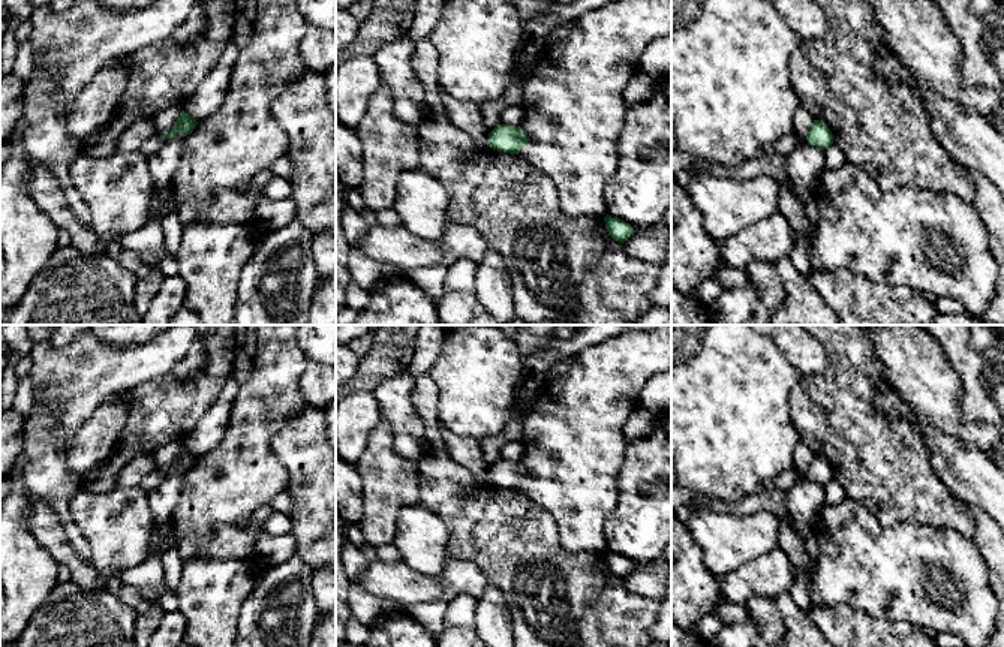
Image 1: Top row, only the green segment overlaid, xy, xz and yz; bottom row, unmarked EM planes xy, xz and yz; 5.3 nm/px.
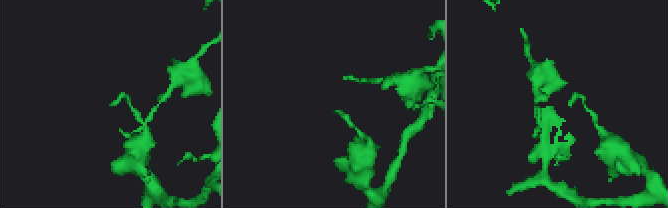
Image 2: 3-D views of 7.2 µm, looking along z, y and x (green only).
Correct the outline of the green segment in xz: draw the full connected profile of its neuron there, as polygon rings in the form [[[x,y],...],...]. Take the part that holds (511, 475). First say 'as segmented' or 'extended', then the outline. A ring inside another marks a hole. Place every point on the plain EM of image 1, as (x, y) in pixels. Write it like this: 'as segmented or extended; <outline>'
as segmented; [[[499,460],[489,469],[490,484],[509,490],[518,490],[527,476],[527,467],[520,461]]]

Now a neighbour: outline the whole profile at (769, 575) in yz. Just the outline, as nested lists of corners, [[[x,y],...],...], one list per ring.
[[[776,548],[719,580],[721,596],[733,604],[746,604],[752,596],[773,598],[790,593],[793,565],[788,556]]]

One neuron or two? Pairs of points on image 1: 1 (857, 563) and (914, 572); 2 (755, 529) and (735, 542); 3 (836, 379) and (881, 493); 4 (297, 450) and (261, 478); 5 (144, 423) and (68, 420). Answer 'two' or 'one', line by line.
1: one
2: one
3: one
4: two
5: two

